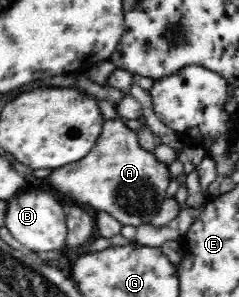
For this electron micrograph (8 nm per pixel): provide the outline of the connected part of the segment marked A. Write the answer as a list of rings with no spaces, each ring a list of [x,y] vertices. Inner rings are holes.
[[[116,118],[115,120],[105,121],[102,133],[92,147],[92,151],[76,164],[66,164],[66,166],[52,170],[51,175],[46,177],[47,181],[42,187],[46,190],[55,192],[61,200],[67,198],[70,204],[82,202],[88,204],[96,210],[112,215],[118,224],[122,226],[140,227],[152,223],[152,218],[160,212],[162,202],[166,198],[166,190],[170,184],[169,166],[156,159],[153,153],[146,152],[138,143],[138,137],[135,132],[129,130],[125,125],[126,120]]]

